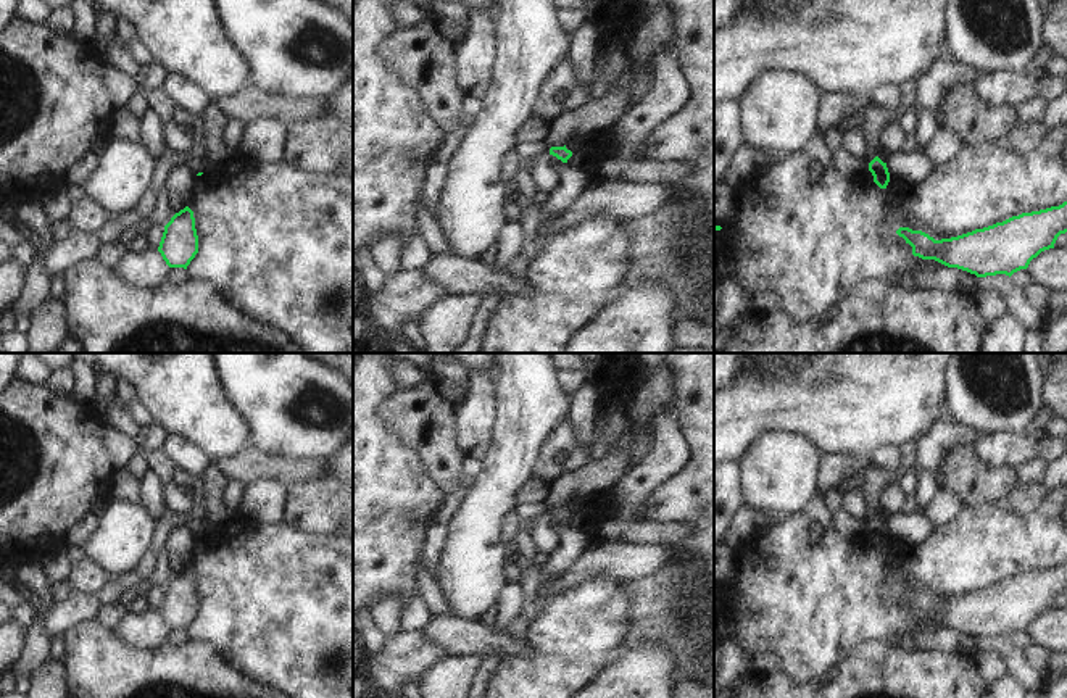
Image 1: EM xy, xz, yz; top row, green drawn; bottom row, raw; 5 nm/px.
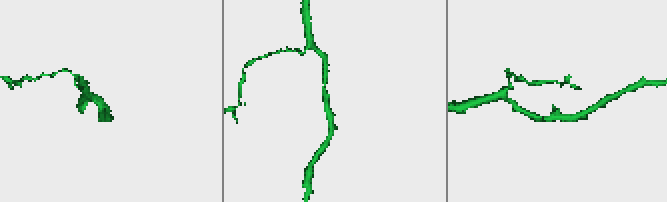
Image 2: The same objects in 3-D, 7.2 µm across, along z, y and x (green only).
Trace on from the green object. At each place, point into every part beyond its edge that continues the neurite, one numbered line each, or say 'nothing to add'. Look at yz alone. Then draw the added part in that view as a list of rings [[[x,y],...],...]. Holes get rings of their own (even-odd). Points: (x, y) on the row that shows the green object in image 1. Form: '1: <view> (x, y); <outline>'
nothing to add

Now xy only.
nothing to add

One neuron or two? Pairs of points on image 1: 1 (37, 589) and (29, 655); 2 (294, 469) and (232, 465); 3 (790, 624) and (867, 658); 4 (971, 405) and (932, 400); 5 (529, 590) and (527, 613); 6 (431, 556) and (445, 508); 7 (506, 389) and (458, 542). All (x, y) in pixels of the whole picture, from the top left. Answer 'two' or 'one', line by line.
1: one
2: one
3: two
4: two
5: one
6: one
7: one

